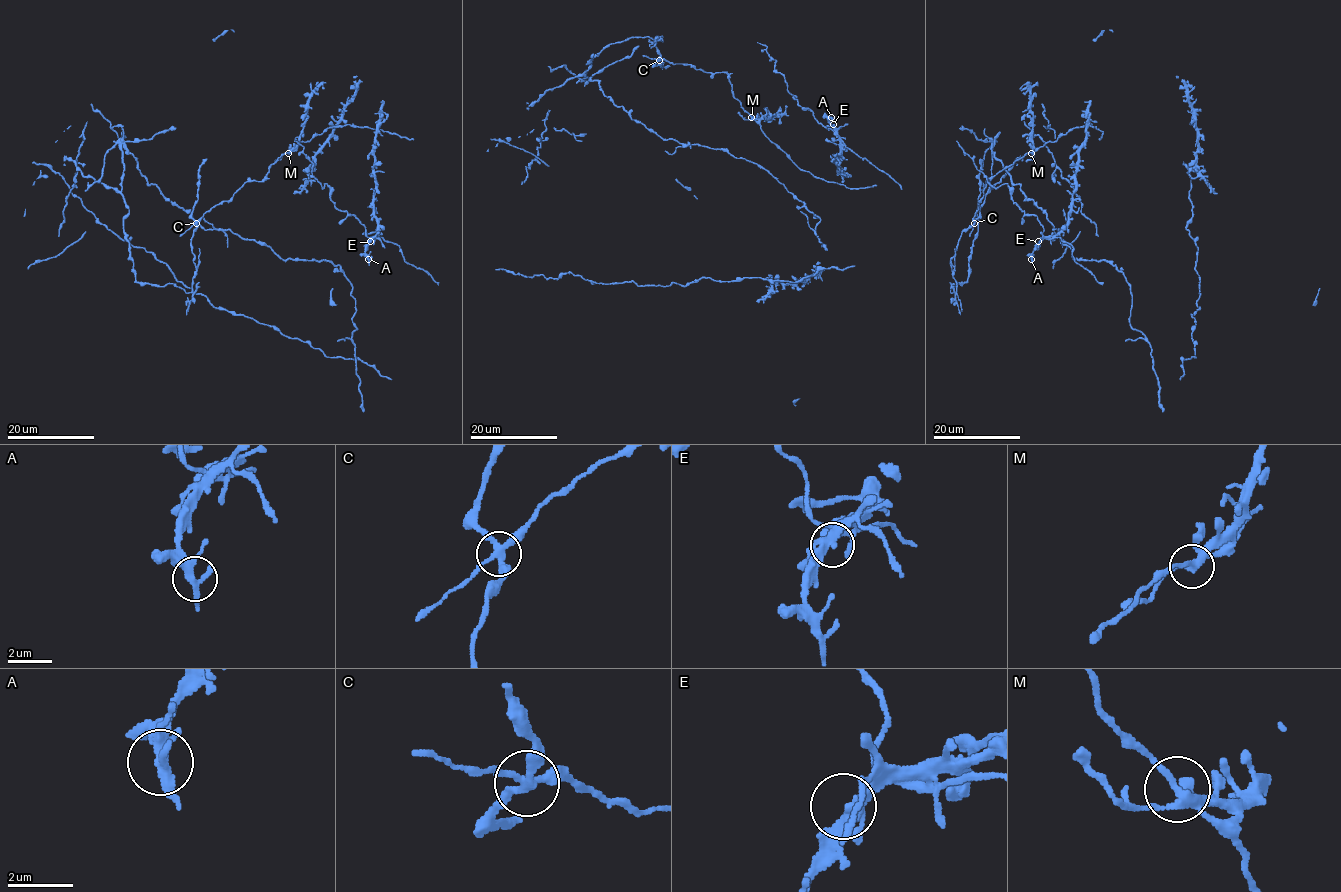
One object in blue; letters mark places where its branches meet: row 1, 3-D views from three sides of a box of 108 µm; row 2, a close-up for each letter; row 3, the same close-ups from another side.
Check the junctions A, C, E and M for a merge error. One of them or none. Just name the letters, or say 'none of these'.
C

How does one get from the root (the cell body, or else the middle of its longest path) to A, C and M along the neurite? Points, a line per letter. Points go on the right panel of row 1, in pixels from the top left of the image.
A: (992, 153), (969, 276), (951, 293), (986, 180), (1098, 129), (1067, 224), (1031, 259)
C: (992, 153), (969, 276), (951, 284), (951, 293), (949, 261), (974, 223)
M: (992, 153), (969, 276), (951, 284), (951, 293), (949, 261), (973, 224), (986, 180), (1031, 153)

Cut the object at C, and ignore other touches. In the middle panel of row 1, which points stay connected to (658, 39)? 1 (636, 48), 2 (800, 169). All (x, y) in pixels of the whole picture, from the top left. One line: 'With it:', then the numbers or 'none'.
With it: 1

